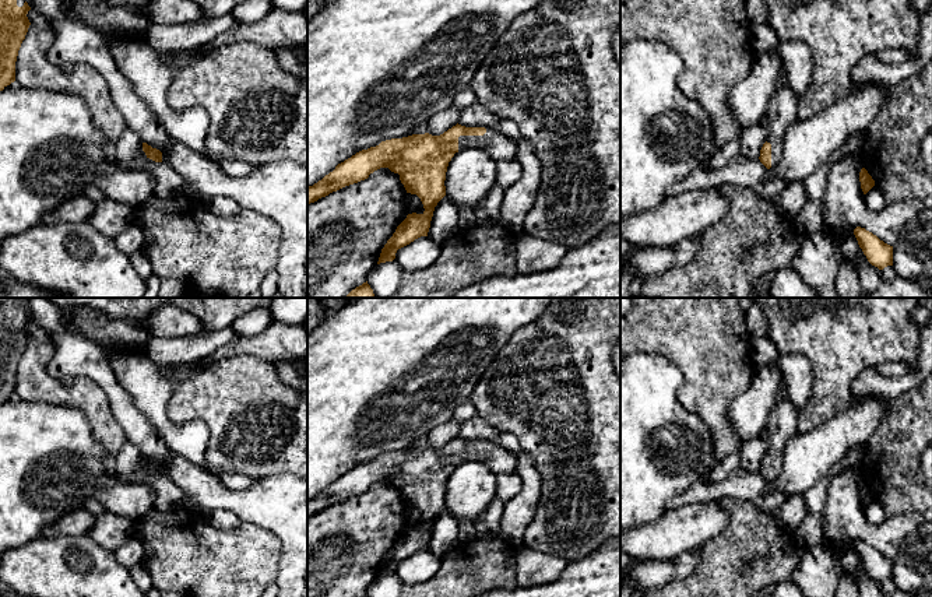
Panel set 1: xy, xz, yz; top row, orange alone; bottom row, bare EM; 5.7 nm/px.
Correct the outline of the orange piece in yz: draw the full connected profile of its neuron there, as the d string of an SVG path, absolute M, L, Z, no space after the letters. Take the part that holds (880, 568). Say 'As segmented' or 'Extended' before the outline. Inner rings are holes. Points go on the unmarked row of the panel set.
As segmented. M861 540L854 542L854 548L872 579L878 580L879 583L893 579L893 559L884 556L876 548Z

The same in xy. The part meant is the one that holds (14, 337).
Extended. M17 303L0 305L0 404L15 394L18 364L31 338L29 323Z

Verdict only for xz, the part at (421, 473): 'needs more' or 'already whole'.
needs more

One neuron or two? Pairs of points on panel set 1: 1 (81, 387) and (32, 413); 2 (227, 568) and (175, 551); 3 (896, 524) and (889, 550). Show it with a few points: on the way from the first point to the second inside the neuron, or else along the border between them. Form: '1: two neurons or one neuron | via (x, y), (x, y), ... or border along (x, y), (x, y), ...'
1: two neurons | border along (17, 394), (27, 400), (44, 400), (81, 411)
2: one neuron | via (214, 568), (197, 568), (187, 558)
3: one neuron | via (893, 530), (889, 536), (889, 544)

